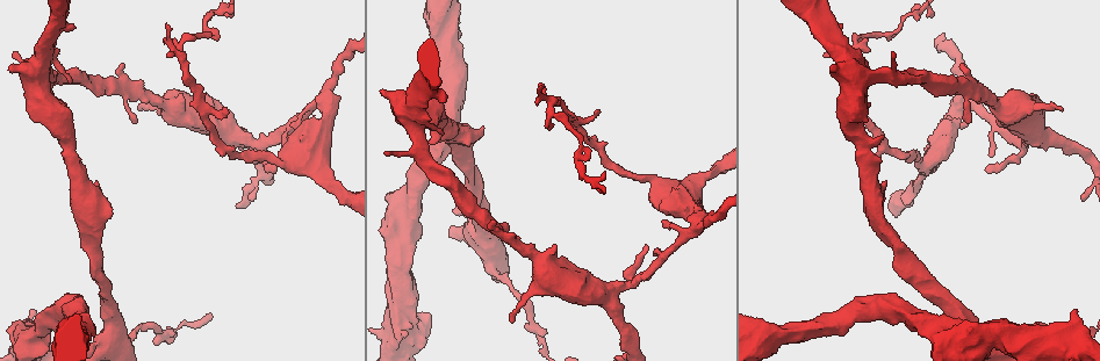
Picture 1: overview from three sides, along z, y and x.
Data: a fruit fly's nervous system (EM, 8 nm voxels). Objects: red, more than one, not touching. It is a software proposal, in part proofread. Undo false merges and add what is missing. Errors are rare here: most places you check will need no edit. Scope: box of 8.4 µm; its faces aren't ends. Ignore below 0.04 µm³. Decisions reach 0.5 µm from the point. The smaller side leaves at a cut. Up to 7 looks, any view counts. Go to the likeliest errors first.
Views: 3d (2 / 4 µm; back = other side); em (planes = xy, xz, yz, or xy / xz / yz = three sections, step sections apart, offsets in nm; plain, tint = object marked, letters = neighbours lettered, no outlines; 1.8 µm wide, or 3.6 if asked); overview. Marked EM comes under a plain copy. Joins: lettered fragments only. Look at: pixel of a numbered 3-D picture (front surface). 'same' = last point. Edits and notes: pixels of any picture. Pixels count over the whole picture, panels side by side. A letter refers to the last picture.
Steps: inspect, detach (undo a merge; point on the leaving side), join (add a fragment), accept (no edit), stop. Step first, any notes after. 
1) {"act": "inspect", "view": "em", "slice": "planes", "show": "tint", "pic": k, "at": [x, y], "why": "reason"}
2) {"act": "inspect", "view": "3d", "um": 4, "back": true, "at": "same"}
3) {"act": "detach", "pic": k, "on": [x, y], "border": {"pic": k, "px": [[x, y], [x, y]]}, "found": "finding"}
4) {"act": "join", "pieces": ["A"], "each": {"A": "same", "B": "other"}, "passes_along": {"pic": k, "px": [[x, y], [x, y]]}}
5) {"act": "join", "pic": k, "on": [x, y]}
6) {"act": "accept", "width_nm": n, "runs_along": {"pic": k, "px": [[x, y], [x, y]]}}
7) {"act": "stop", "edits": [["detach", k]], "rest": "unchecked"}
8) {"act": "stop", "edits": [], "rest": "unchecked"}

{"act": "inspect", "view": "em", "um": 3.6, "slice": "planes", "show": "letters", "pic": 1, "at": [317, 99], "why": "three-way junction"}

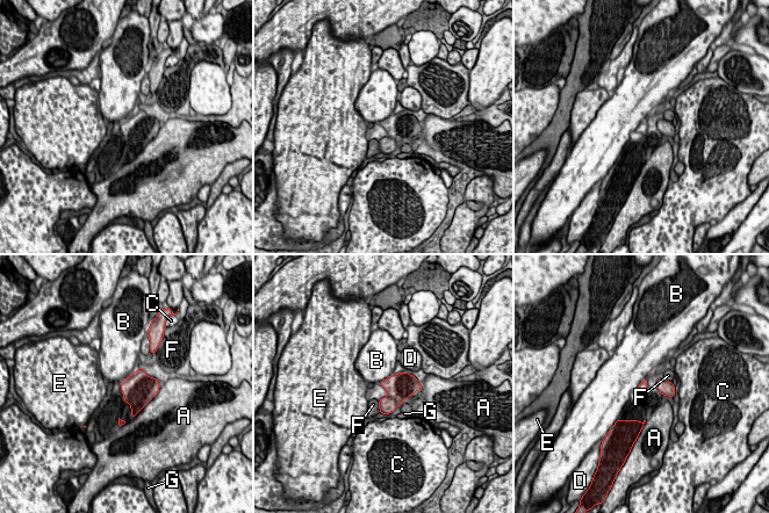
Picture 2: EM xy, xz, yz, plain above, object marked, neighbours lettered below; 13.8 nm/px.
{"act": "detach", "pic": 2, "on": [401, 385], "longest_contact_nm": ["A", 650], "each": {"A": "other", "B": "other", "C": "other", "D": "other", "E": "other", "F": "other", "G": "other"}, "border": {"pic": 2, "px": [[388, 395], [400, 399]]}, "found": "a second cell is stuck on"}

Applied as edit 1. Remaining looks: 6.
{"act": "inspect", "view": "overview", "why": "redraw"}

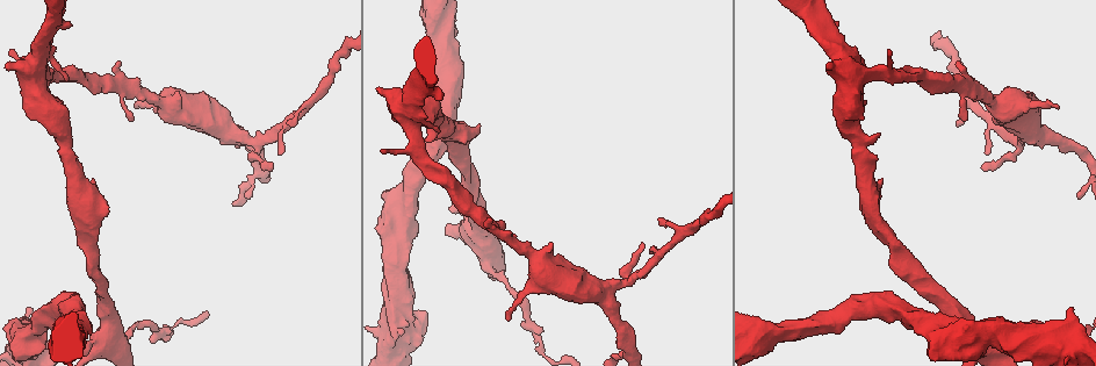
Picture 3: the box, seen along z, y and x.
{"act": "inspect", "view": "em", "slice": "planes", "show": "letters", "pic": 3, "at": [878, 136], "why": "free end"}

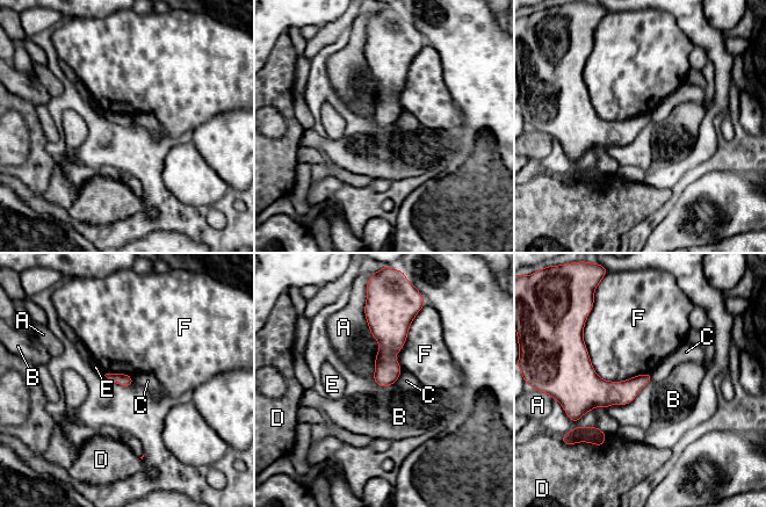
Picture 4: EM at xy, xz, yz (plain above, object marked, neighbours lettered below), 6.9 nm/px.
{"act": "accept", "each": {"A": "other", "B": "other", "C": "other", "D": "other", "E": "other", "F": "other"}, "border": {"pic": 4, "px": [[402, 371], [394, 383]]}, "found": "none of them fits"}

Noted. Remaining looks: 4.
{"act": "inspect", "view": "em", "um": 3.6, "slice": "xz", "step": 8, "show": "letters", "pic": 3, "at": [1063, 331], "why": "sharp bend"}

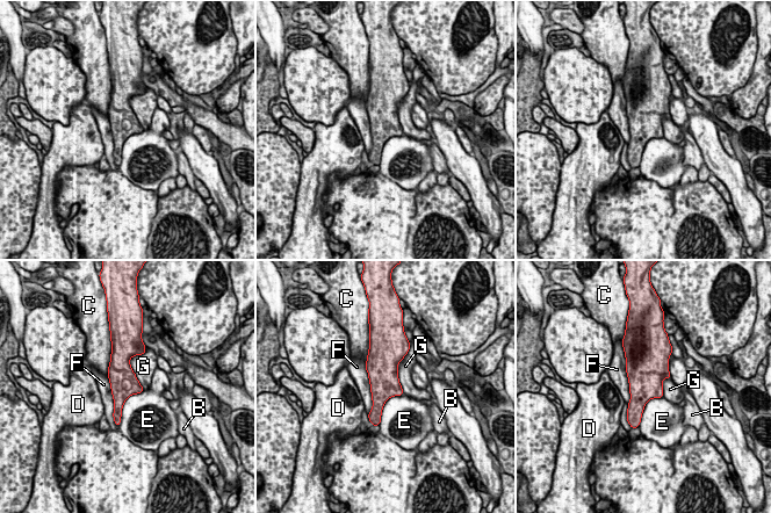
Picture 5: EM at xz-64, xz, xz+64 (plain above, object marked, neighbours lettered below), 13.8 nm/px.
{"act": "accept", "longest_contact_nm": ["F", 750], "each": {"B": "other", "C": "other", "D": "other", "E": "other", "F": "other", "G": "other"}, "border": {"pic": 5, "px": [[144, 390], [125, 400], [119, 426]]}, "found": "all the same cell"}

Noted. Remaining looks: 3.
{"act": "stop", "edits": [["detach", 2]], "rest": "unchecked"}

